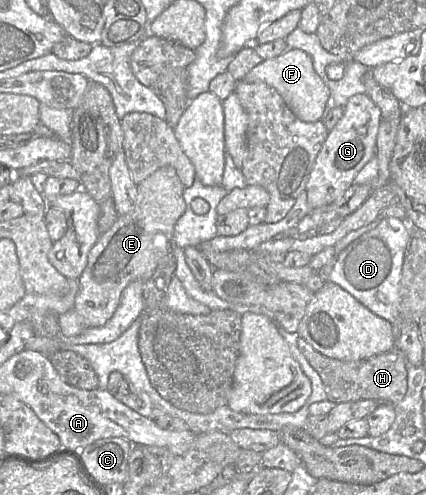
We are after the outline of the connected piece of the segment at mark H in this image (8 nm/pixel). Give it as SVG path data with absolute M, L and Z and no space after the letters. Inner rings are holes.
M303 337L298 338L297 345L320 376L327 395L326 399L335 404L362 399L396 404L404 397L407 388L406 359L402 351L396 346L389 351L366 359L343 361L324 356Z

